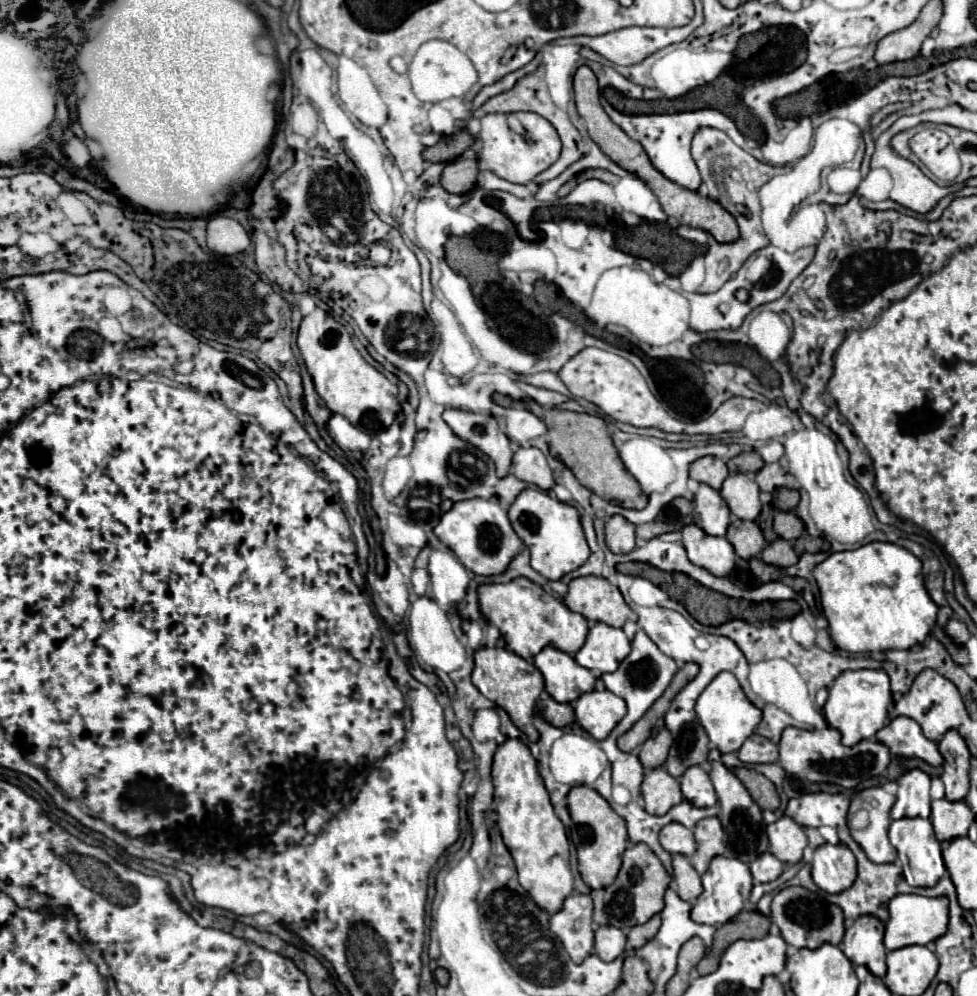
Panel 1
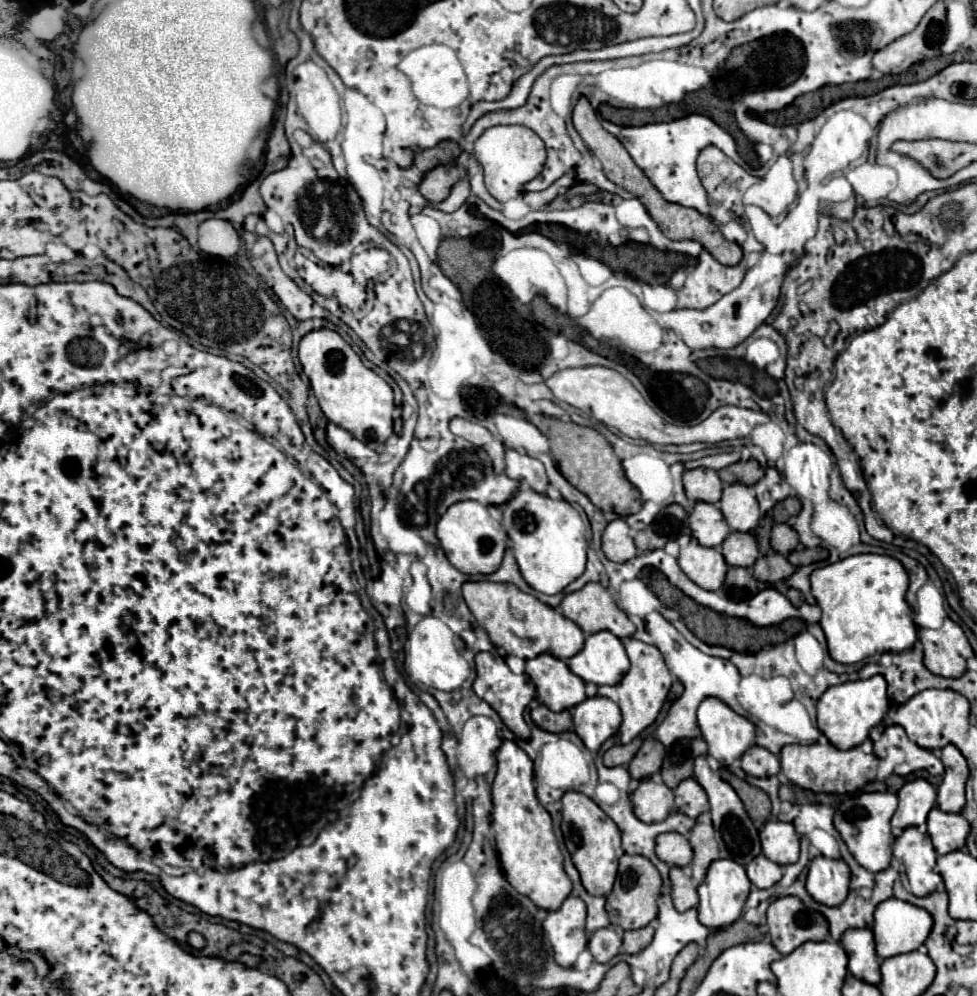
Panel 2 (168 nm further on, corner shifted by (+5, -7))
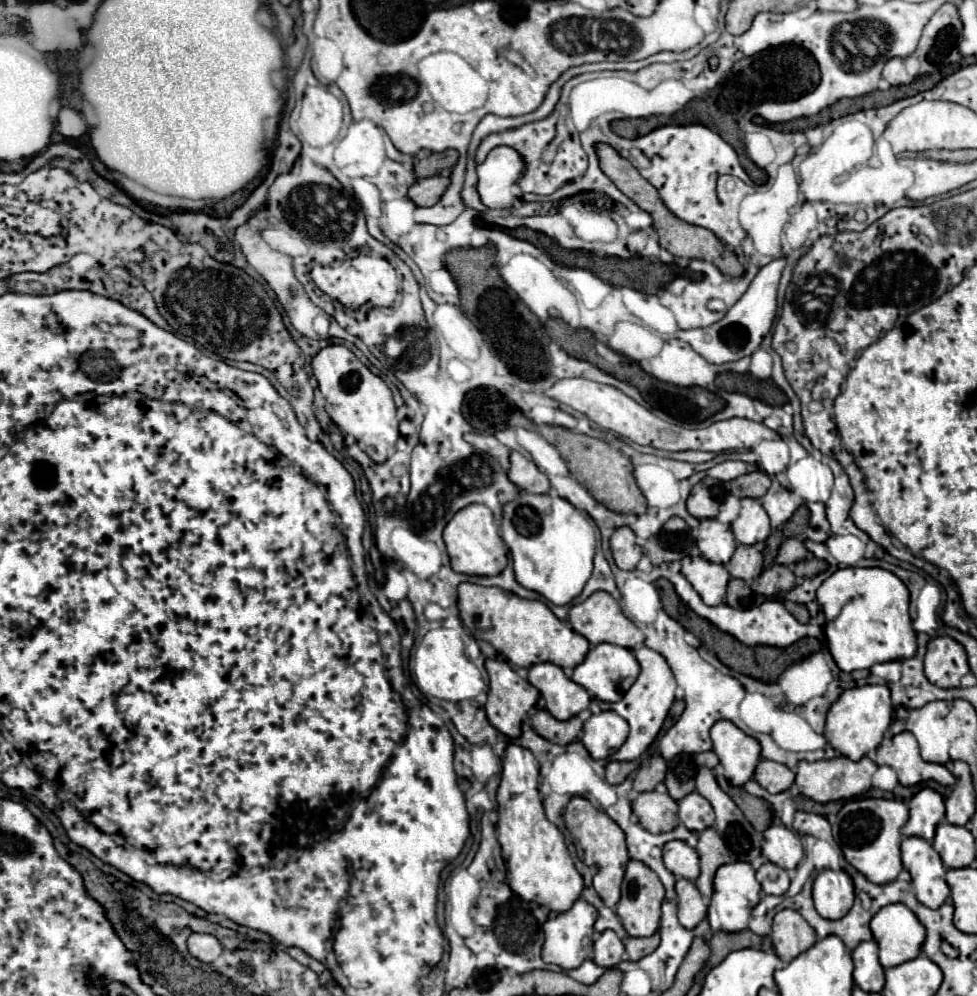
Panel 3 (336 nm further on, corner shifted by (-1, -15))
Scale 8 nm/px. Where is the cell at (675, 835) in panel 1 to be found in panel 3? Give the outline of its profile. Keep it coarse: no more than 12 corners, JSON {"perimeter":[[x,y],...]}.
{"perimeter":[[685,841],[663,847],[665,867],[683,879],[699,877],[699,857]]}

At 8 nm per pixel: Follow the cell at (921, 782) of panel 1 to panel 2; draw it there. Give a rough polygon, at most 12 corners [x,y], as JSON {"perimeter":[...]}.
{"perimeter":[[925,779],[905,783],[893,829],[917,827],[935,807],[935,789]]}

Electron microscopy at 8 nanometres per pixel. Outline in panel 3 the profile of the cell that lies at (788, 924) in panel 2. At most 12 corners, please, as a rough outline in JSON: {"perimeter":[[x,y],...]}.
{"perimeter":[[797,911],[773,919],[771,939],[785,963],[817,941]]}

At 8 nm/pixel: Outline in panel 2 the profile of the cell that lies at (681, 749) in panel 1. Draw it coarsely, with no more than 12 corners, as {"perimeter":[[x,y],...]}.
{"perimeter":[[701,737],[675,741],[665,755],[661,779],[675,789],[693,777],[693,763],[707,755]]}

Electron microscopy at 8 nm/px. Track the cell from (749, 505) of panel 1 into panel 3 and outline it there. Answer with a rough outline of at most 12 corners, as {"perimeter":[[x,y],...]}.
{"perimeter":[[743,499],[731,523],[737,543],[769,537],[770,523],[757,499]]}

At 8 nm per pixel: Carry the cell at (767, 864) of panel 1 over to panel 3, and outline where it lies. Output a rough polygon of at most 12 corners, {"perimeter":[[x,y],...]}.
{"perimeter":[[773,863],[759,867],[757,881],[769,895],[789,889],[789,873]]}

